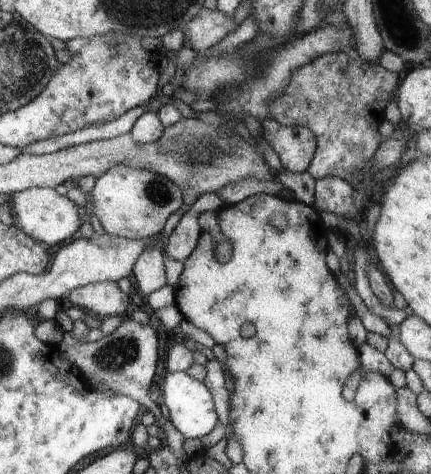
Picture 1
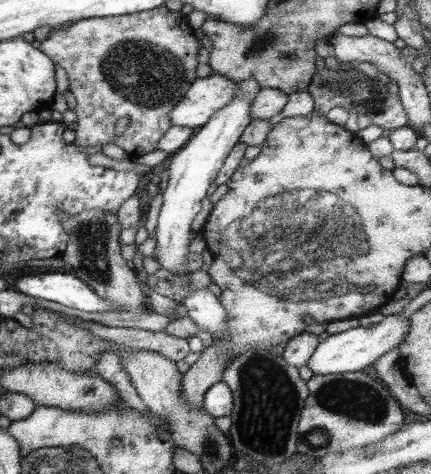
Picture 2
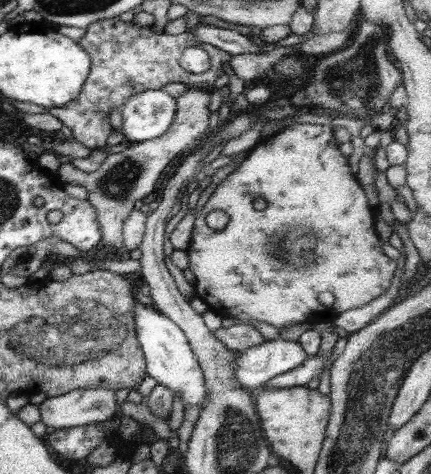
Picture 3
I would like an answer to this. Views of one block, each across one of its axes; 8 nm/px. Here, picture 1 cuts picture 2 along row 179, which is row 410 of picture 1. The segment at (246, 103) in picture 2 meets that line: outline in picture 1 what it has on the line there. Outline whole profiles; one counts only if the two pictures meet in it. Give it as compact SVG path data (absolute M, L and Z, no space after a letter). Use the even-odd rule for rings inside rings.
M187 372L167 374L161 382L159 404L165 404L165 408L169 410L169 422L175 426L175 430L183 438L201 438L213 430L213 426L217 424L217 414L213 410L213 402L215 400L211 400L209 388L203 382L191 378Z

